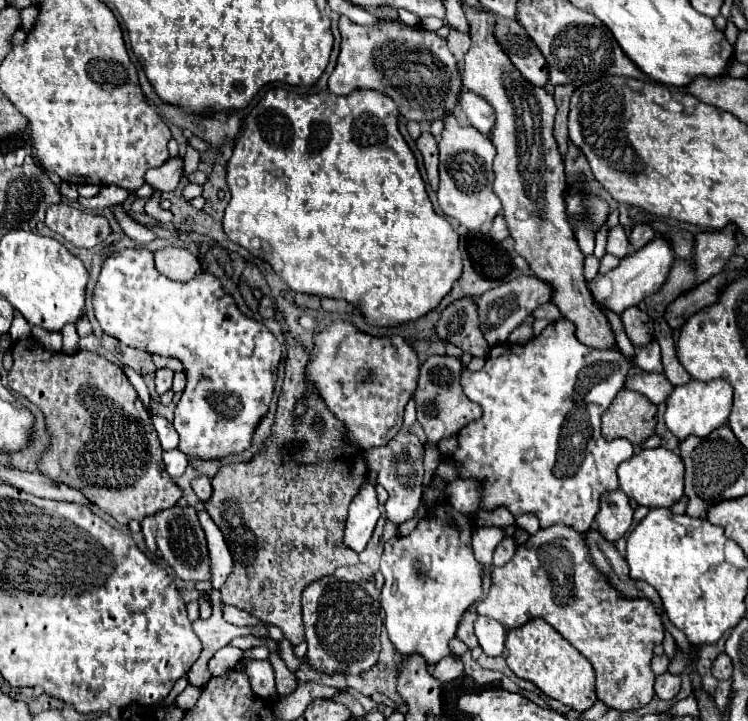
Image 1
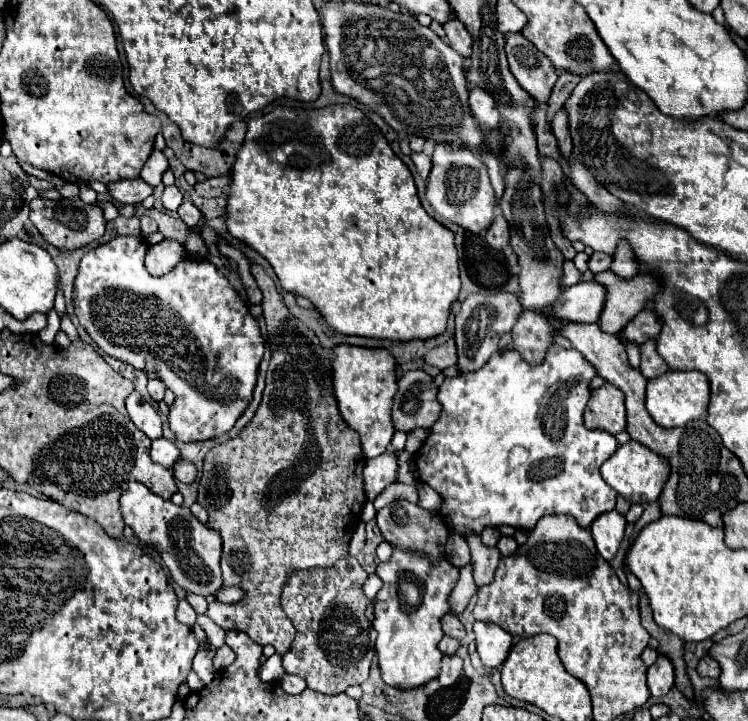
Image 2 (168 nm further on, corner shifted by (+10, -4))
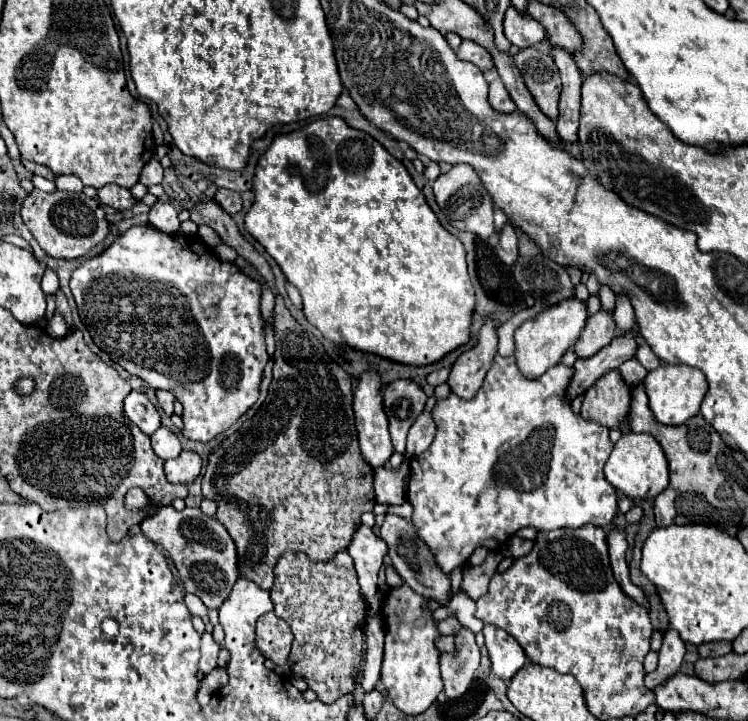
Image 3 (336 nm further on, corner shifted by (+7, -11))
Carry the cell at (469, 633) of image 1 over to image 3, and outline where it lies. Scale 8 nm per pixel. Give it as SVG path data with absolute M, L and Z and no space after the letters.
M447 617L437 623L437 629L441 635L455 635L459 631L459 627L461 627L461 623L455 617Z

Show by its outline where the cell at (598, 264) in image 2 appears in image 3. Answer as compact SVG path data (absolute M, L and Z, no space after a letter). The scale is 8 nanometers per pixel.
M601 287L599 299L601 299L601 309L603 309L603 311L615 311L615 295L613 295L611 289Z

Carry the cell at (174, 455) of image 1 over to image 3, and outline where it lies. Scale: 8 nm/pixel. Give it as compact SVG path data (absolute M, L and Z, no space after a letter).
M163 425L151 435L151 445L161 459L175 459L181 453L181 443L177 435Z

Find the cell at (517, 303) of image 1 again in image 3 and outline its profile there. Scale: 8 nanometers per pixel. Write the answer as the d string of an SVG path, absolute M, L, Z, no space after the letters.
M487 321L481 329L479 343L473 349L465 351L455 361L447 379L451 391L461 399L475 397L495 355L497 355L497 327L493 321Z

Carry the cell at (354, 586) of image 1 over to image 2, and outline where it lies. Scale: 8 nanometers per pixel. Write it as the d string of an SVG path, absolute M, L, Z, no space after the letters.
M352 556L342 558L330 568L310 568L304 572L294 572L282 592L282 610L292 620L296 628L296 638L290 650L282 656L284 670L288 674L306 680L310 690L322 694L340 694L348 686L358 686L368 678L370 662L374 656L374 646L370 642L370 622L366 620L368 598L362 592L362 584L368 578L360 562Z

